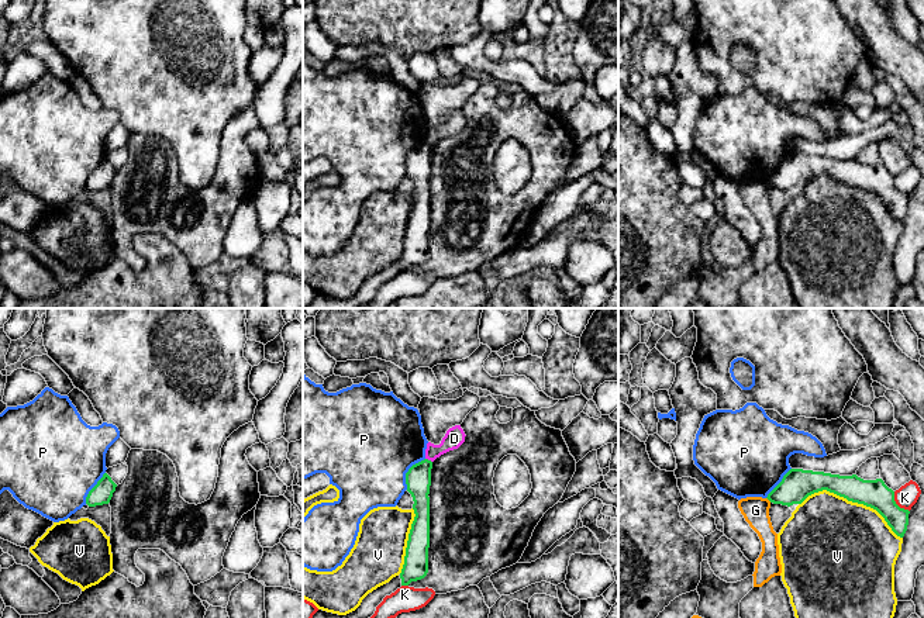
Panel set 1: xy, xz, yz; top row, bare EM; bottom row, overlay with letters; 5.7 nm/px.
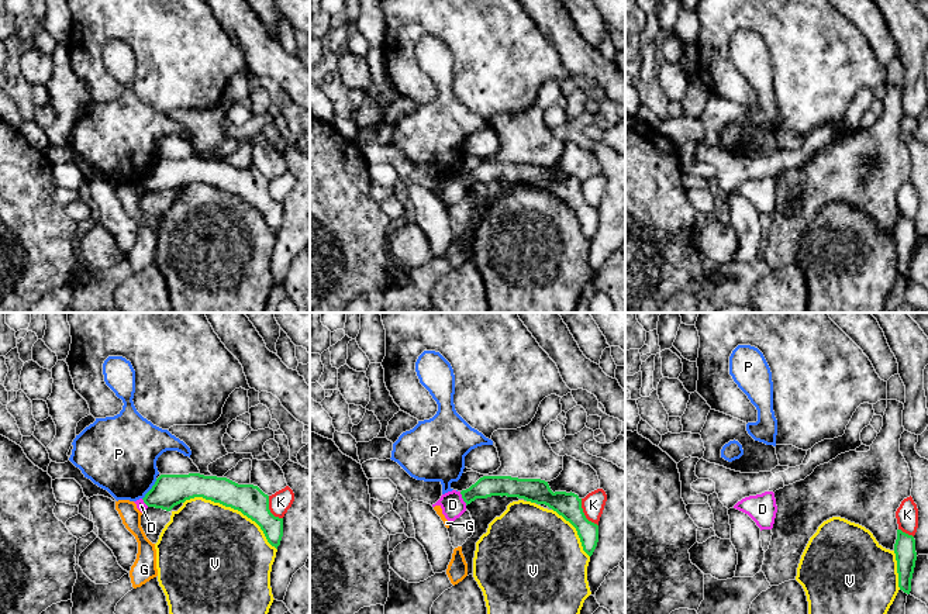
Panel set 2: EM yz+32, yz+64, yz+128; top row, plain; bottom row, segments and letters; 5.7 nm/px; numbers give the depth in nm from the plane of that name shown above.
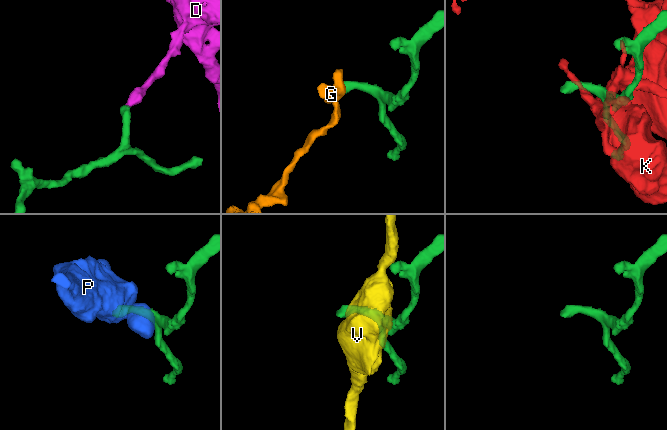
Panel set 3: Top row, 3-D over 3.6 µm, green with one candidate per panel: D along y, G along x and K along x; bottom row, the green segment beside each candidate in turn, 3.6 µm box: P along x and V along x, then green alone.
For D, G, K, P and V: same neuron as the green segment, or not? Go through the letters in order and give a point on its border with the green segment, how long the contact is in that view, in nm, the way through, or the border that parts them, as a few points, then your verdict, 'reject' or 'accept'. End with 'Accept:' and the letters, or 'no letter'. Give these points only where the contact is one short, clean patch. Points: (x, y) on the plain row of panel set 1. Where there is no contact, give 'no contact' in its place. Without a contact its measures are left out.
D: meets green in xz at (427, 144); contact 50 nm long; border along xz (426, 142), (431, 147); reject
G: meets green in yz at (769, 185); contact 40 nm long; border along yz (766, 182), (771, 186); reject
K: meets green in yz at (896, 189); contact 150 nm long; reject
P: meets green in xz at (407, 156); contact 220 nm long; reject
V: meets green in yz at (852, 186); contact 650 nm long; reject
Accept: no letter

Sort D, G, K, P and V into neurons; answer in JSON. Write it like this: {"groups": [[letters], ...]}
{"groups": [["D"], ["G"], ["K"], ["P"], ["V"]]}

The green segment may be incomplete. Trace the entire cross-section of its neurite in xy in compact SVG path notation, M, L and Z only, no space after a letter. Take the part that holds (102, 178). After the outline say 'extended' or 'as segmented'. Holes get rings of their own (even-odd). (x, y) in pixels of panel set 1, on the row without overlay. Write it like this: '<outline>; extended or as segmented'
M104 158L97 169L89 176L86 182L86 189L89 191L108 189L113 177L116 176L116 172L117 169L111 165L111 162Z; as segmented

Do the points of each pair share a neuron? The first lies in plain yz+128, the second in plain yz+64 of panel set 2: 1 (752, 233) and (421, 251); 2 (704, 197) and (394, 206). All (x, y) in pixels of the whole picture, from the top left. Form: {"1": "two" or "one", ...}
{"1": "two", "2": "one"}

